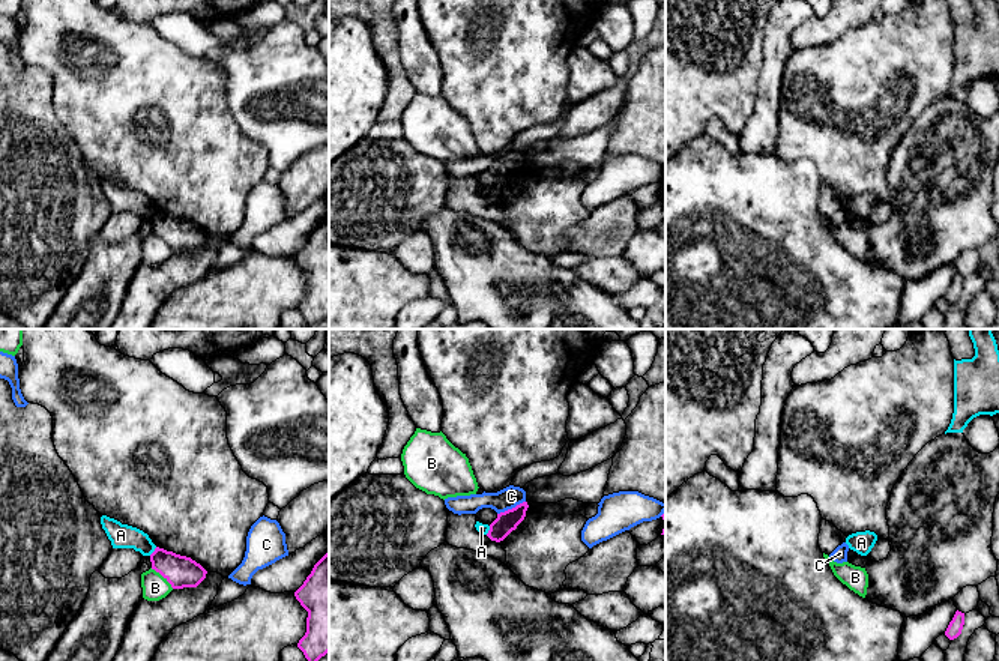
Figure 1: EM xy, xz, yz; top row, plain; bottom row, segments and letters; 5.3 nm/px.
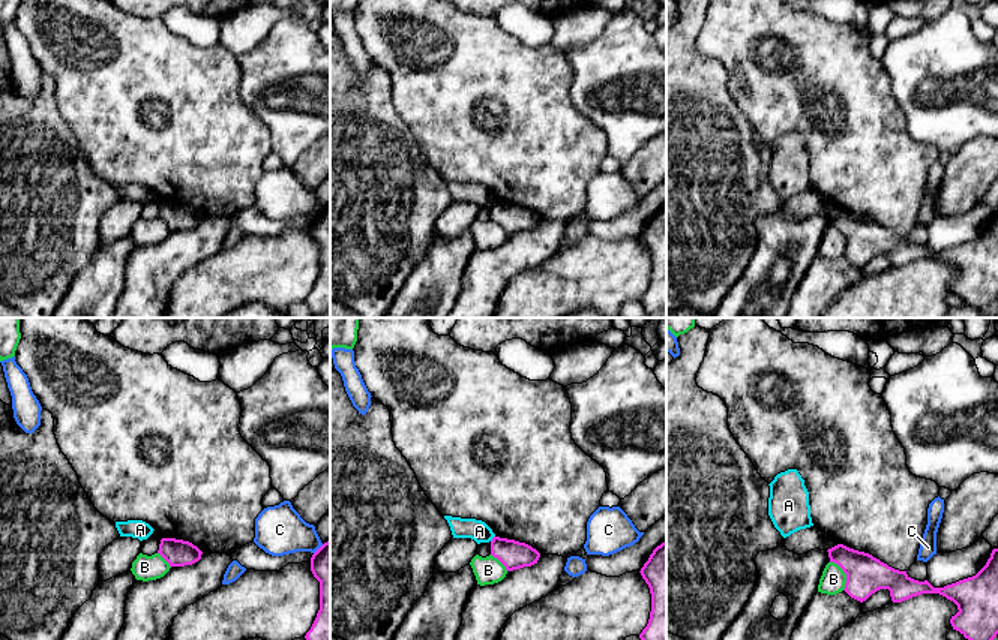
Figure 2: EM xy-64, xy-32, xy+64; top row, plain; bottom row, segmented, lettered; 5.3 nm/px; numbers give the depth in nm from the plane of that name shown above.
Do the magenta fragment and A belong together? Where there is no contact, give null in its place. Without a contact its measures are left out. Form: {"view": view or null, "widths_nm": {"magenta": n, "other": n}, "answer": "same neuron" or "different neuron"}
{"view": "xy", "widths_nm": {"magenta": 170, "other": 130}, "answer": "different neuron"}

